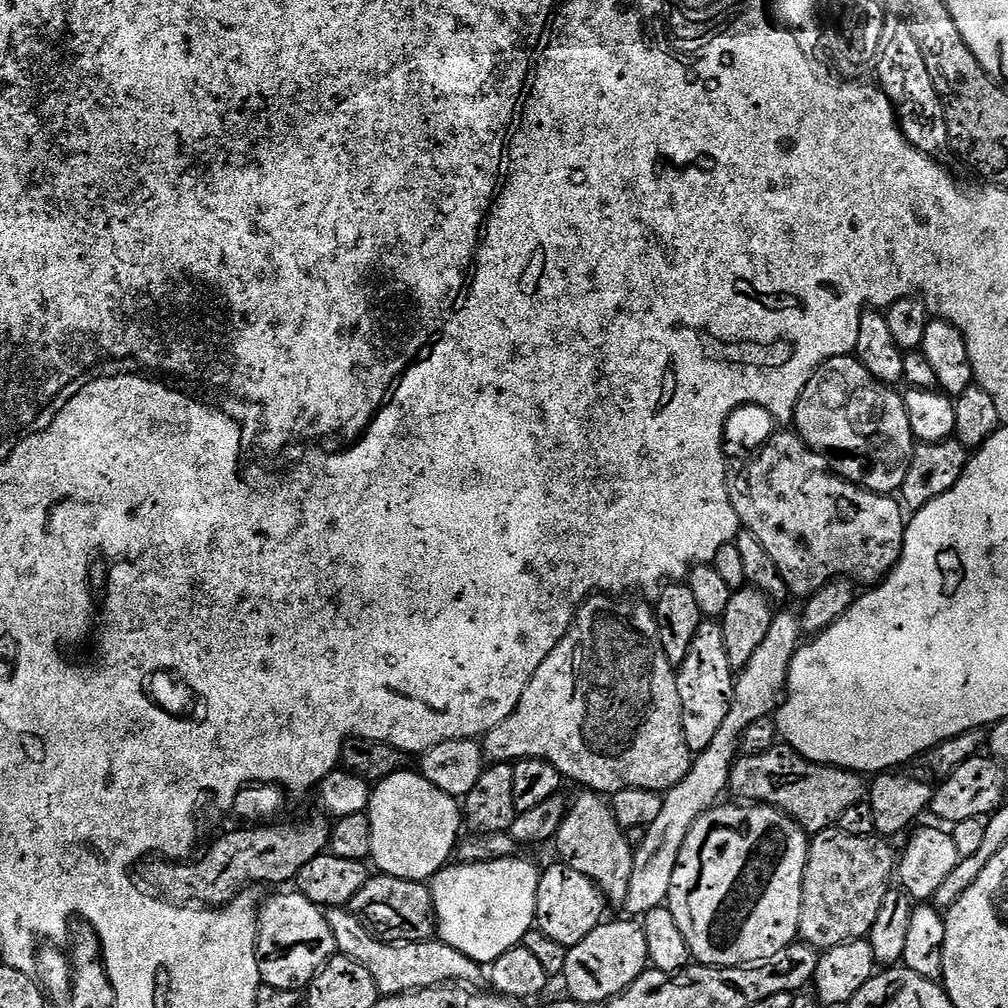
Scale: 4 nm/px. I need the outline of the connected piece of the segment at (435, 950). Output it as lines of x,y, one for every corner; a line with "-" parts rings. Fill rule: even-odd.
347,907
329,908
324,917
334,934
337,953
366,966
381,996
397,996
400,992
415,992
418,988
429,988
435,984
479,981
476,979
482,972
481,965
475,964
473,960
466,958
466,954
454,950
454,946
439,938
407,942
377,940
365,930
359,918
353,916

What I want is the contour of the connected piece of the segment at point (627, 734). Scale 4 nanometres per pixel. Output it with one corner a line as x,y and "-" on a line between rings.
593,594
585,600
576,612
572,625
564,637
550,650
546,662
534,670
534,678
522,690
522,698
518,698
518,706
506,722
498,722
494,730
490,730
482,738
485,761
492,764
512,764
518,760
545,760
560,771
565,781
573,780
584,790
591,790
597,794
615,794
627,788
650,790
665,793
673,788
692,769
694,753
686,746
686,738
682,734
682,698
678,698
677,669
666,658
666,650
662,650
660,631
656,625
656,613
651,603
643,604
640,598
617,598
612,594

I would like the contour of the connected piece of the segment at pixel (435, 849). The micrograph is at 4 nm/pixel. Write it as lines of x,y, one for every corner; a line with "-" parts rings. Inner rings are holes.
419,771
390,774
372,788
368,803
370,857
377,873
403,880
431,881
453,859
461,839
462,808
457,797
438,790

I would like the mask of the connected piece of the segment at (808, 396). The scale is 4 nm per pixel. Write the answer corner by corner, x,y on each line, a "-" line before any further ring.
855,355
835,356
817,368
810,382
806,382
796,403
794,431
806,442
808,449
823,457
827,467
843,480
859,484
871,492
899,493
912,461
914,437
910,430
910,418
904,409
904,397
896,391
895,387
874,378
874,374
870,374
870,370
866,370

